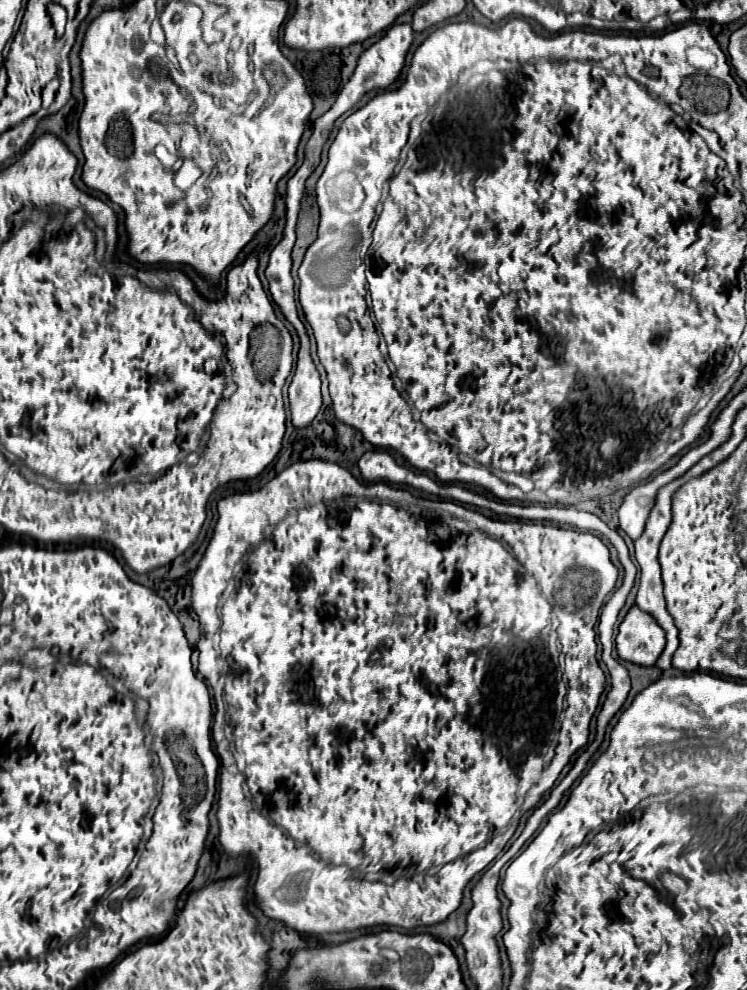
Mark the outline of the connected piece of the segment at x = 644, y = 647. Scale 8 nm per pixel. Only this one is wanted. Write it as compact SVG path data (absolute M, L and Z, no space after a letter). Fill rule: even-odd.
M632 606L624 616L616 636L620 658L640 666L654 666L656 658L664 650L664 644L664 630L654 622L654 618L642 612L638 606Z

